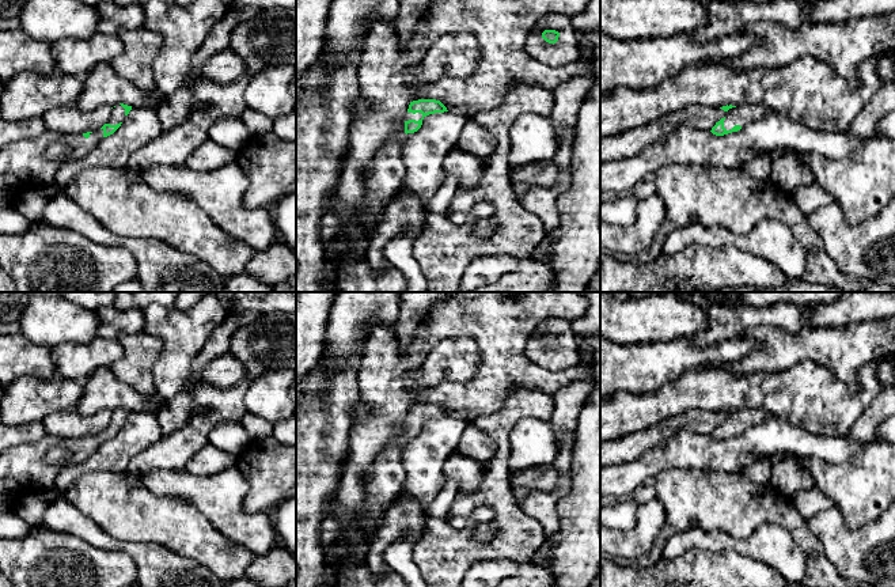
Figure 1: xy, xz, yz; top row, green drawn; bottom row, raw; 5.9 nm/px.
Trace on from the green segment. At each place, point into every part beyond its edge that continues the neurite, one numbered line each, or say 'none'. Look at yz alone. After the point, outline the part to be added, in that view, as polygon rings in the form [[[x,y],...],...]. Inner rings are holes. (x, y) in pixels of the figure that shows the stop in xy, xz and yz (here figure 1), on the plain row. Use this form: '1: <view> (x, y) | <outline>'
1: yz (743, 419) | [[[743,409],[732,412],[727,416],[724,432],[731,435],[735,429],[746,431],[750,425],[761,423],[773,414],[763,409]]]

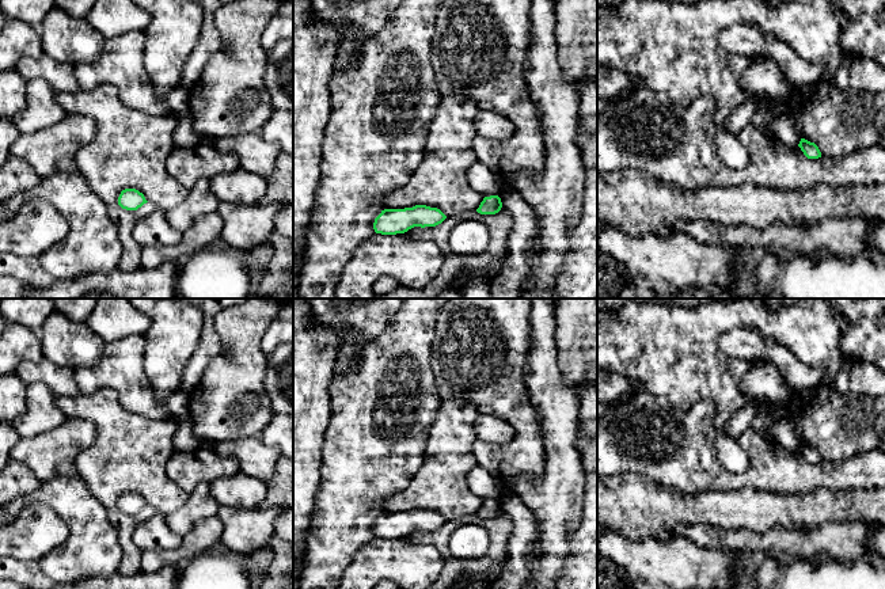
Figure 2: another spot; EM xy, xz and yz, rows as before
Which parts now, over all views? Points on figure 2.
none

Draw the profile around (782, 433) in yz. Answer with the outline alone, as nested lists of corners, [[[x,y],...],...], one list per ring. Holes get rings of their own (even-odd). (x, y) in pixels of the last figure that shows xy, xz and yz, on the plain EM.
[[[789,415],[772,422],[767,428],[766,437],[778,448],[787,451],[797,451],[801,445],[794,422]]]

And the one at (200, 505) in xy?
[[[200,483],[183,506],[166,516],[168,528],[183,537],[187,535],[201,520],[217,516],[220,505],[210,494],[209,483]]]

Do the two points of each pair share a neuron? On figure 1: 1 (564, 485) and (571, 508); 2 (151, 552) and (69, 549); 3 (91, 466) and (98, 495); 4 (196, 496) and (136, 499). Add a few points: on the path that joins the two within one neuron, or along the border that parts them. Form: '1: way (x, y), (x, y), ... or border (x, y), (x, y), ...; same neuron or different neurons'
1: border (572, 464), (571, 491), (557, 506), (558, 526); different neurons
2: border (84, 540), (102, 549), (125, 552), (139, 571); different neurons
3: border (124, 470), (80, 474), (65, 491); different neurons
4: border (144, 485), (156, 495), (184, 499), (203, 512); different neurons

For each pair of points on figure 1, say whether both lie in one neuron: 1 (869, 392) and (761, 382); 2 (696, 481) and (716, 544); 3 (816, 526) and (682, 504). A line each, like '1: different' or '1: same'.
1: same
2: different
3: different

